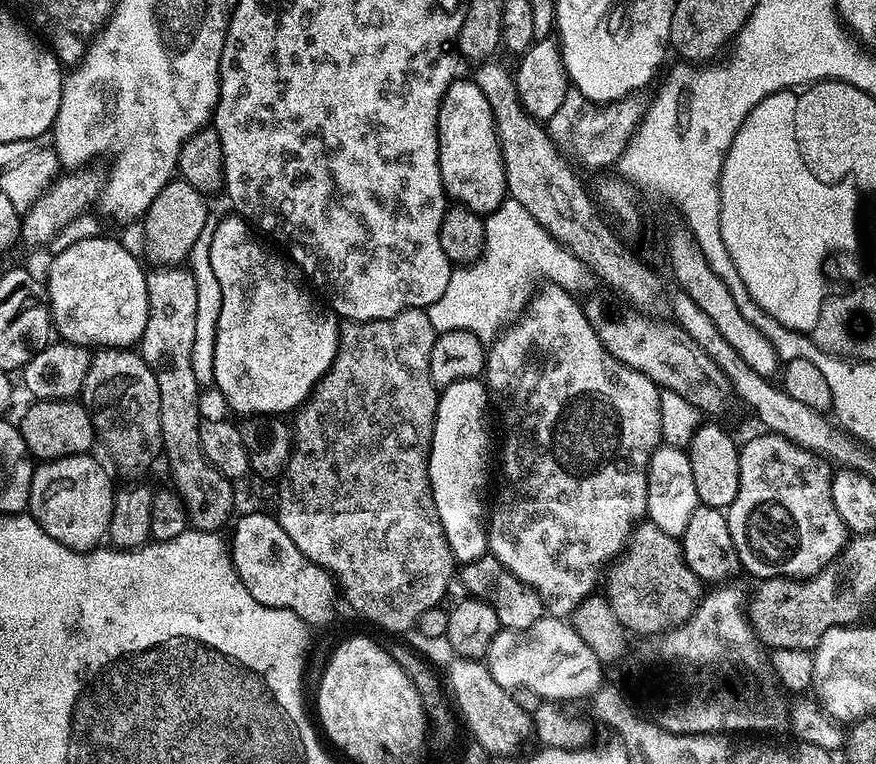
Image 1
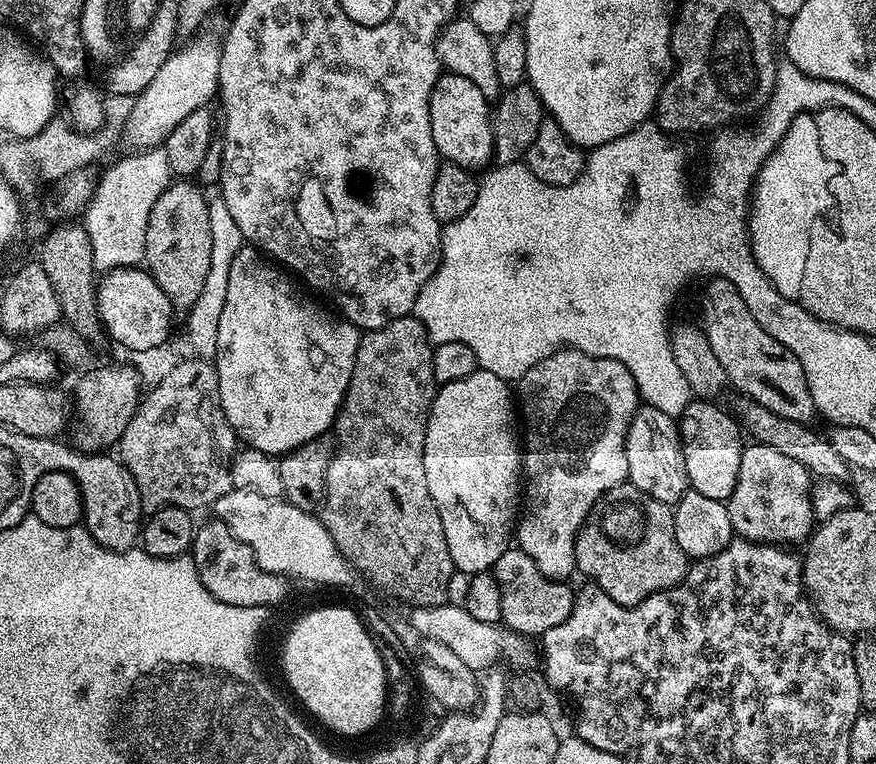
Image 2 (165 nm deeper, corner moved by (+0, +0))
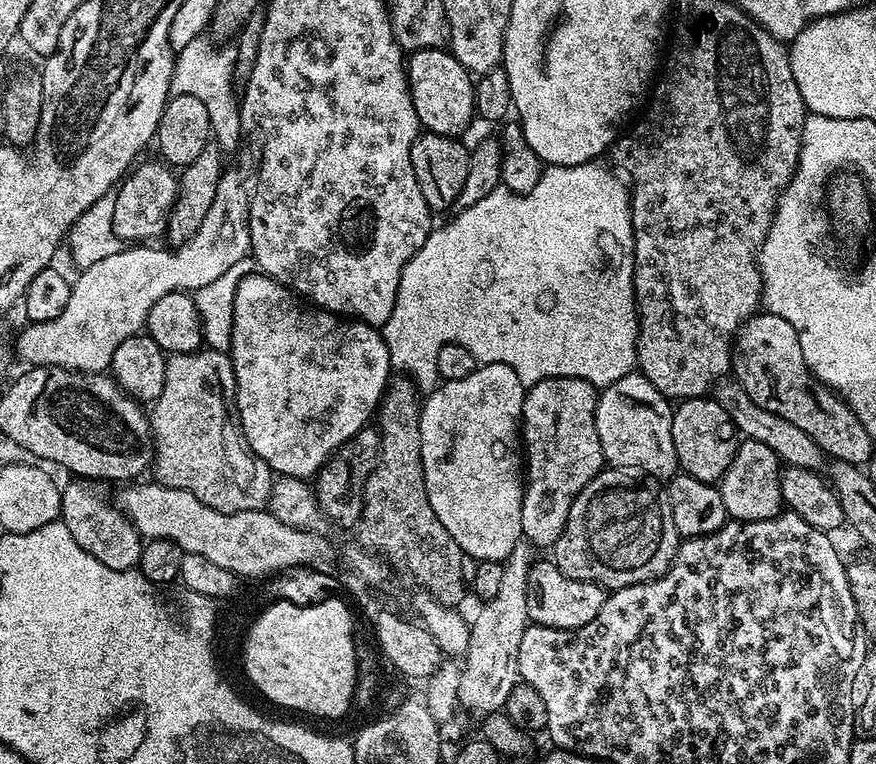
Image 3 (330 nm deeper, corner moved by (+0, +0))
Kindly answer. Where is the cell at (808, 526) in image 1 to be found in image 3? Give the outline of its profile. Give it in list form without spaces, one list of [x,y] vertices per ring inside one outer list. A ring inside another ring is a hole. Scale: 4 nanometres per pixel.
[[[741,439],[736,446],[734,462],[718,482],[722,502],[733,520],[765,520],[780,515],[784,499],[780,489],[782,462],[762,442]]]

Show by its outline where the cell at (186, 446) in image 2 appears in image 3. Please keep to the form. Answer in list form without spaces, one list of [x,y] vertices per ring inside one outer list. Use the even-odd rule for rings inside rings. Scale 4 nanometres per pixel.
[[[205,347],[198,352],[173,352],[166,359],[166,382],[162,394],[151,405],[152,446],[154,449],[155,483],[168,488],[186,490],[206,502],[219,512],[258,512],[267,505],[272,489],[274,473],[268,463],[259,460],[252,453],[252,447],[244,442],[244,433],[240,431],[230,407],[230,396],[224,393],[224,380],[231,377],[232,358],[228,352],[216,352]]]

